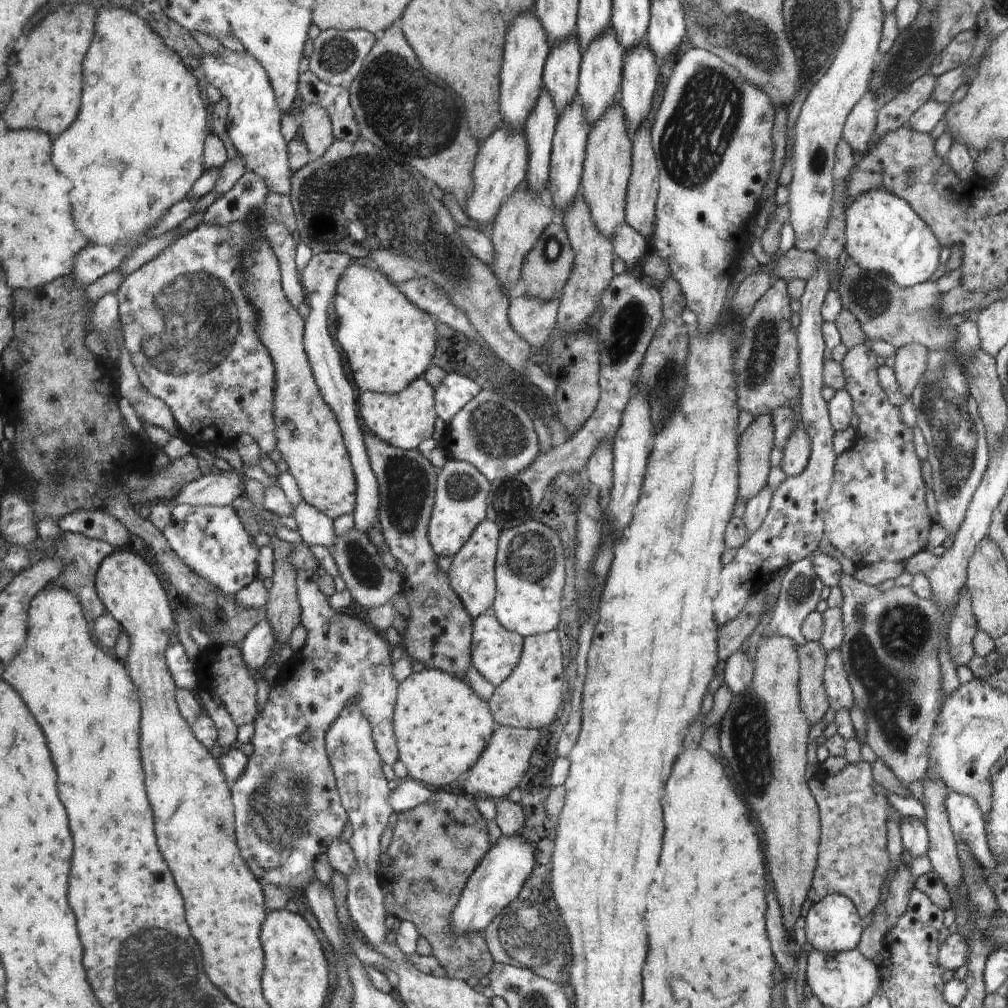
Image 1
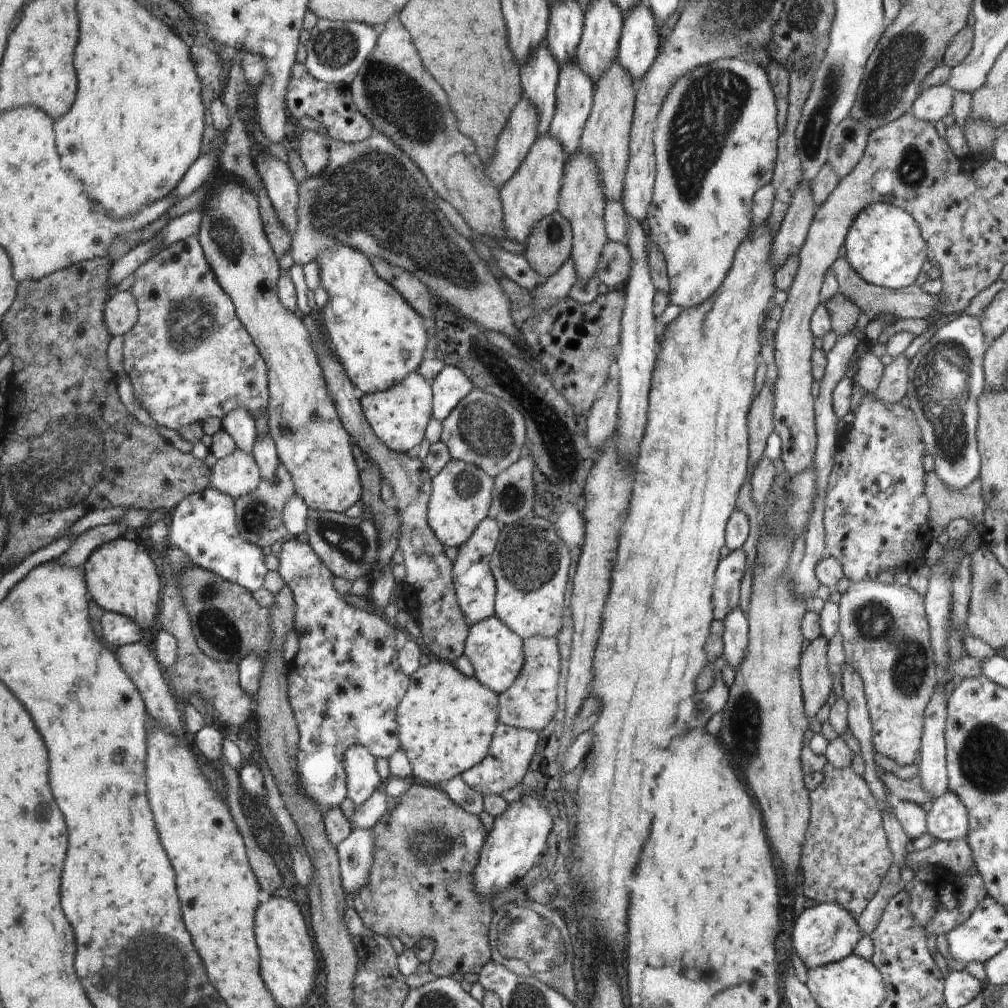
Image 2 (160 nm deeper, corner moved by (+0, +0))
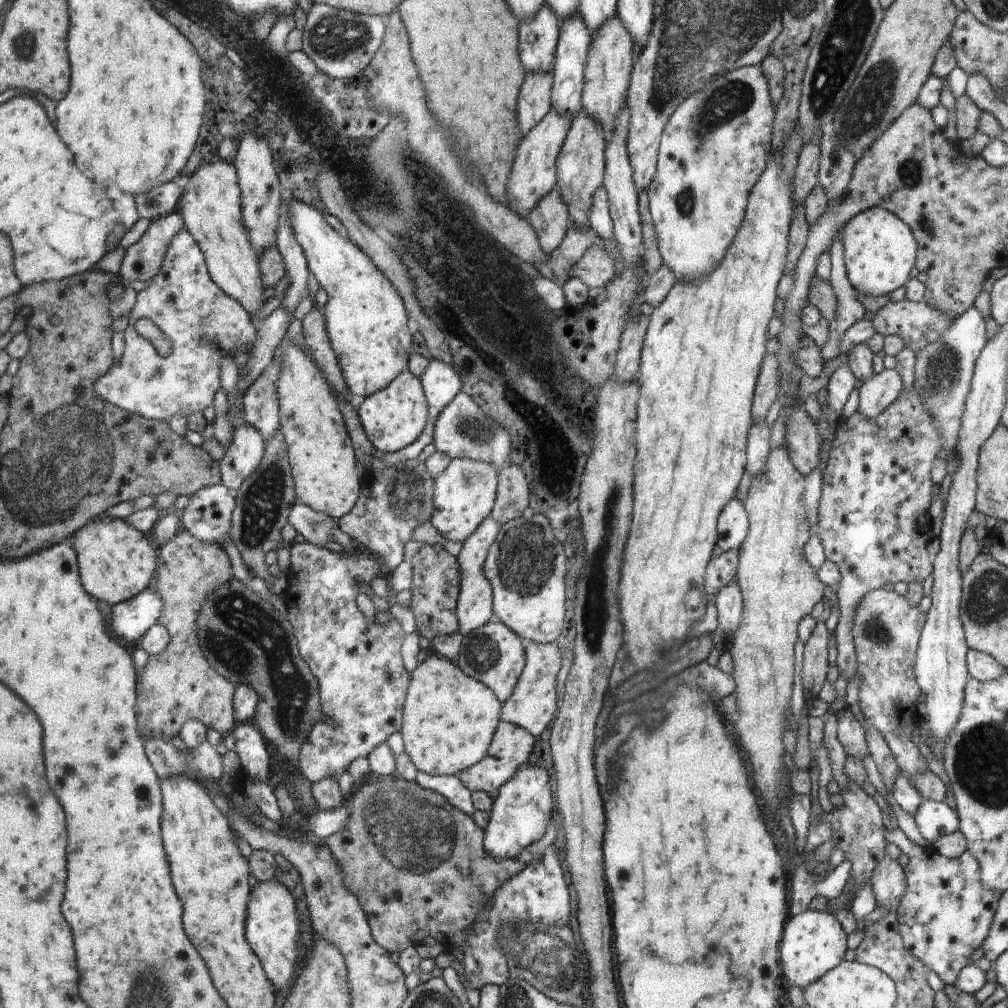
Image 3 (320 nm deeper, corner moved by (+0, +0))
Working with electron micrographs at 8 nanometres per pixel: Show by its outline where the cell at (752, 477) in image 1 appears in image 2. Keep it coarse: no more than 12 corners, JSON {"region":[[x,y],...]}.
{"region":[[765,380],[751,408],[751,466],[773,431],[773,389]]}

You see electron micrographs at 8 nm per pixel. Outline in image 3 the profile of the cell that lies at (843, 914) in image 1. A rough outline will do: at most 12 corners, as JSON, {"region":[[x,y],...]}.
{"region":[[834,913],[789,919],[786,986],[804,990],[834,969],[846,940]]}

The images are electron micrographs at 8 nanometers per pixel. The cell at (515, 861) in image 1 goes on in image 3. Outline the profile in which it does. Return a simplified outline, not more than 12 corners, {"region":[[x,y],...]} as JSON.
{"region":[[520,768],[493,800],[483,842],[497,859],[546,832],[552,774]]}

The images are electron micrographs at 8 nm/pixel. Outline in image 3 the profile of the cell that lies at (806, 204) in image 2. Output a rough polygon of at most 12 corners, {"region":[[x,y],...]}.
{"region":[[808,141],[799,154],[793,182],[795,201],[819,184],[818,141]]}

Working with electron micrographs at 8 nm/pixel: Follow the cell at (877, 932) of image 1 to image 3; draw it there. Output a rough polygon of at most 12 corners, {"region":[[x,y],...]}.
{"region":[[886,854],[871,874],[877,906],[898,910],[903,866]]}

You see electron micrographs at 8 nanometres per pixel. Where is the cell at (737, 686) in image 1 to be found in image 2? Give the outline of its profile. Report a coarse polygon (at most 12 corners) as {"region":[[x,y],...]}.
{"region":[[742,609],[723,618],[723,653],[736,668],[747,652]]}

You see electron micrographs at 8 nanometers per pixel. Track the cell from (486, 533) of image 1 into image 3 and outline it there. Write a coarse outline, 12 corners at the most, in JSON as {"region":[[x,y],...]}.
{"region":[[491,516],[463,542],[460,634],[492,612],[486,560],[501,524]]}

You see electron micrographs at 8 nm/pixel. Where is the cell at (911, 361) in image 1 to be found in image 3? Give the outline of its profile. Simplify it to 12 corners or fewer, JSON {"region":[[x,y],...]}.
{"region":[[884,369],[859,388],[857,412],[876,418],[898,398],[900,374]]}

